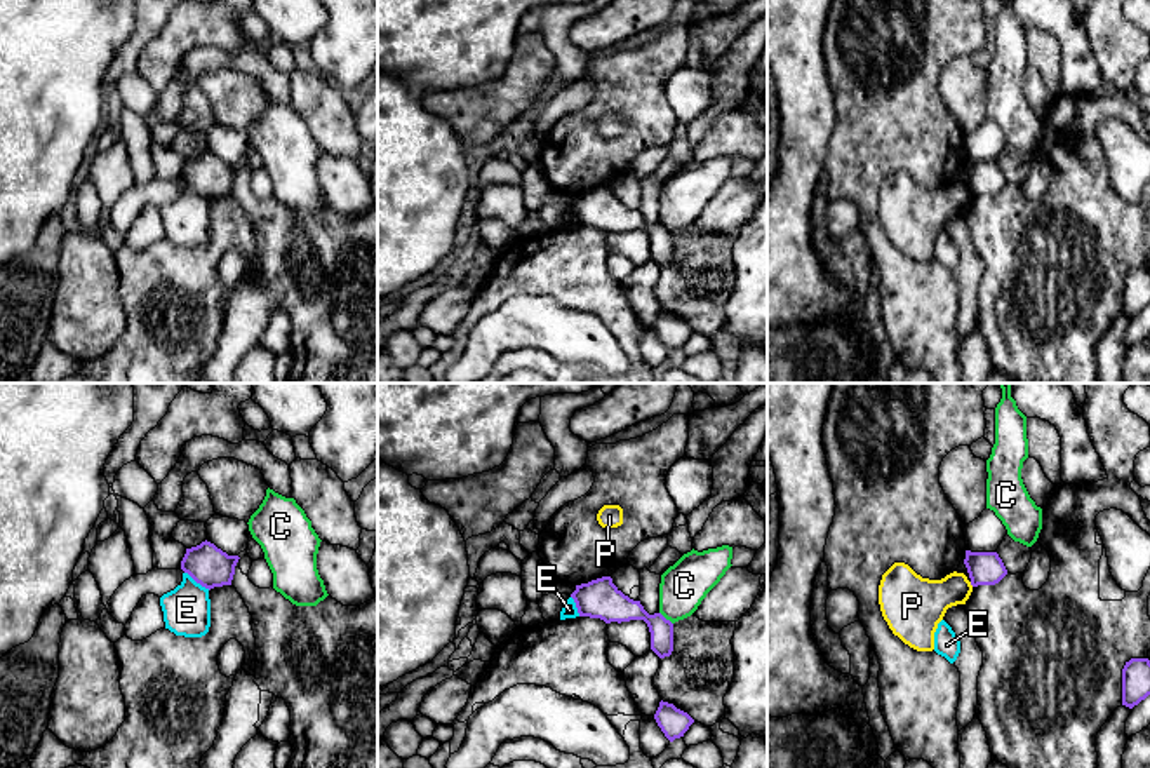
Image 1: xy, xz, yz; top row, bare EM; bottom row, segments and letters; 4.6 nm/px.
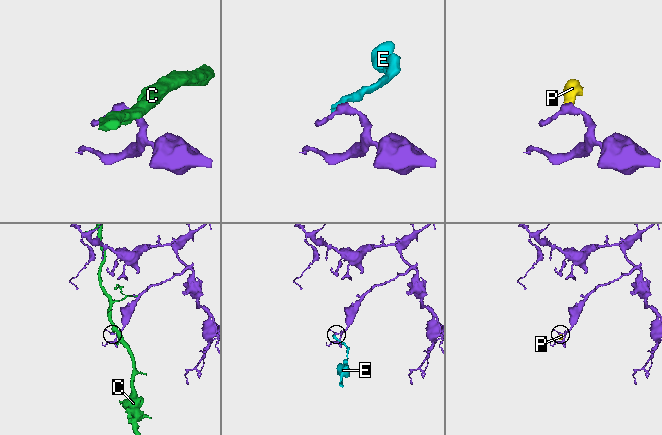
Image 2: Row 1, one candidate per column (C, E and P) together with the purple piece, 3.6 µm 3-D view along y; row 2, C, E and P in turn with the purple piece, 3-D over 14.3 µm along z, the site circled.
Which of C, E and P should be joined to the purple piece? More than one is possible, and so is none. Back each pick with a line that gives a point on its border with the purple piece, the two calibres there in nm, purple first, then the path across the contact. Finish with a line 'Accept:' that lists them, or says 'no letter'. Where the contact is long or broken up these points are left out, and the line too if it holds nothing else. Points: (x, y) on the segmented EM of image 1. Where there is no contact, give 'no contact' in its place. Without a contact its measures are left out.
Accept: no letter

